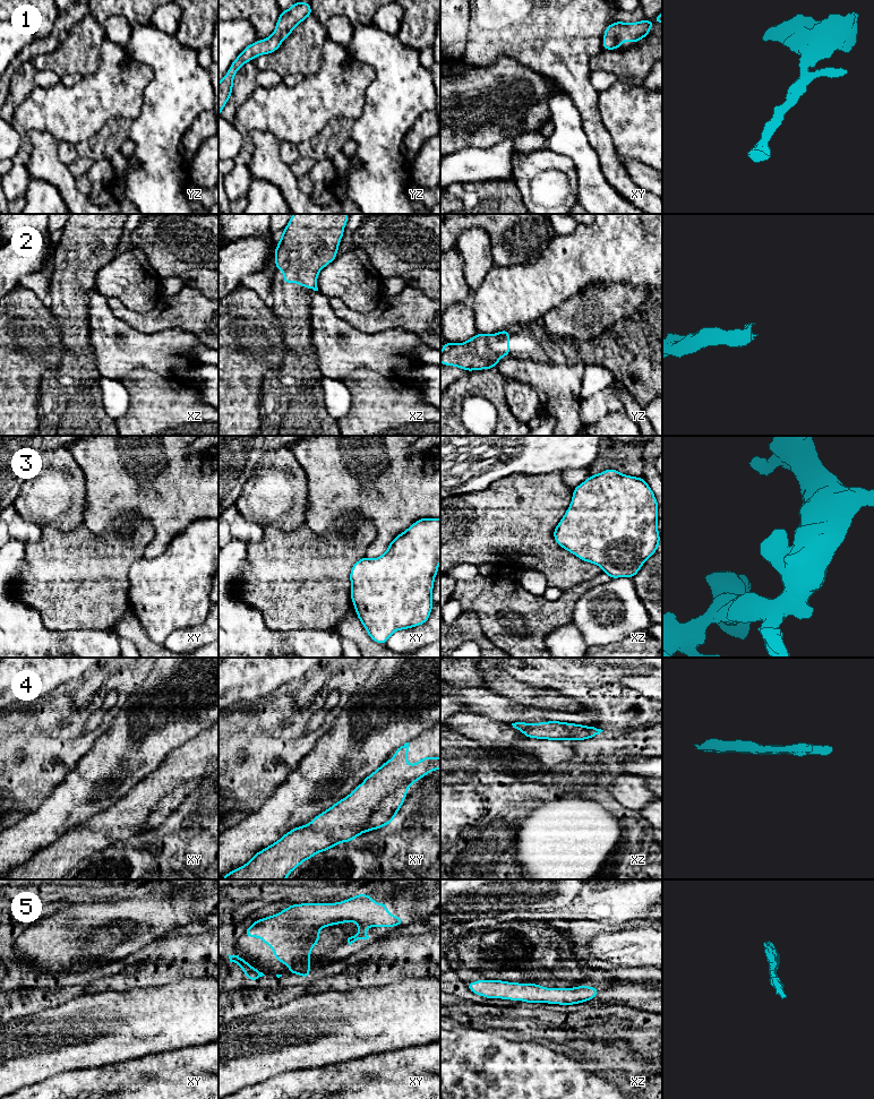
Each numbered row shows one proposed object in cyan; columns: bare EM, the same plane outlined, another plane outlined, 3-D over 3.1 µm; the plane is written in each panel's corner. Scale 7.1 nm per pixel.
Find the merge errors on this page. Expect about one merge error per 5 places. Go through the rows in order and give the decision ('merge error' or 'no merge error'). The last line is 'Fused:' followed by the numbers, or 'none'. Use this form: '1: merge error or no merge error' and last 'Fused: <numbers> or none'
1: no merge error
2: no merge error
3: no merge error
4: no merge error
5: no merge error
Fused: none

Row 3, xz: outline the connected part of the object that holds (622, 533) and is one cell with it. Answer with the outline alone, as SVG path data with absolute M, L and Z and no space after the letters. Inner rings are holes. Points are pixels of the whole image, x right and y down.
M615 469L592 475L573 490L572 503L554 531L558 546L574 553L584 561L600 566L610 578L632 578L643 563L658 549L658 503L653 491L643 478L625 475Z

